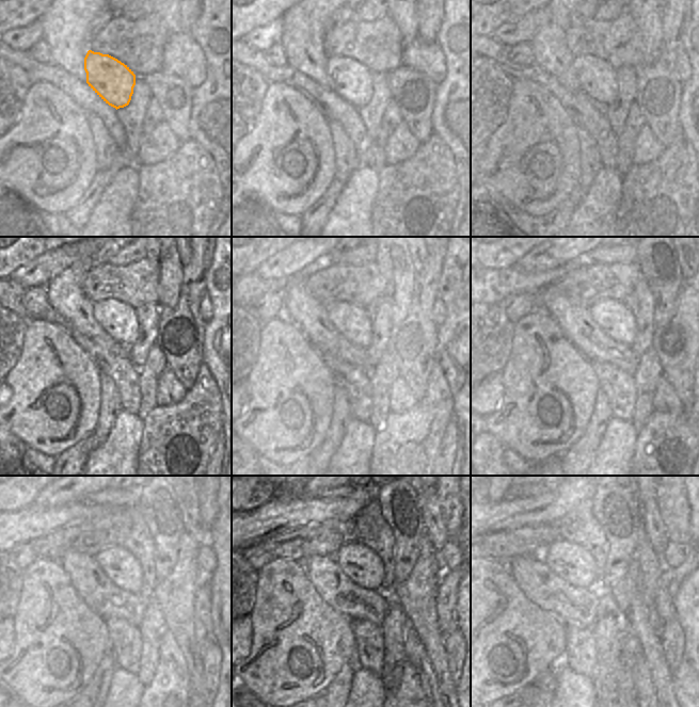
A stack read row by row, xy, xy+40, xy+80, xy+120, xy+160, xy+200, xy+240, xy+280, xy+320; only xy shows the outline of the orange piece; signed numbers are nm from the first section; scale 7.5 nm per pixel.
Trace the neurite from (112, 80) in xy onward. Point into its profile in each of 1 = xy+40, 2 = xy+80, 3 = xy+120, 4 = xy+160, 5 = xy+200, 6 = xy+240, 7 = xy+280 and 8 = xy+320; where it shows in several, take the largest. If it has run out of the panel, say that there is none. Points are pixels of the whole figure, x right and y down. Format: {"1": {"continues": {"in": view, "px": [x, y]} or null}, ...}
{"1": {"continues": {"in": "xy+40", "px": [352, 81]}}, "2": {"continues": {"in": "xy+80", "px": [594, 80]}}, "3": {"continues": {"in": "xy+120", "px": [117, 319]}}, "4": {"continues": {"in": "xy+160", "px": [353, 321]}}, "5": {"continues": {"in": "xy+200", "px": [597, 324]}}, "6": {"continues": {"in": "xy+240", "px": [122, 567]}}, "7": {"continues": {"in": "xy+280", "px": [359, 562]}}, "8": {"continues": {"in": "xy+320", "px": [610, 560]}}}

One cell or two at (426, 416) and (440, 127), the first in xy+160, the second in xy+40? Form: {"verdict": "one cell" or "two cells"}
{"verdict": "two cells"}

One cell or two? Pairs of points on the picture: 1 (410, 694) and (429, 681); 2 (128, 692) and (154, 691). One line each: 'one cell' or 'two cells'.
1: two cells
2: two cells

